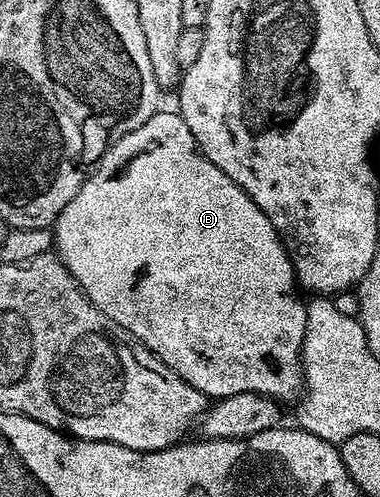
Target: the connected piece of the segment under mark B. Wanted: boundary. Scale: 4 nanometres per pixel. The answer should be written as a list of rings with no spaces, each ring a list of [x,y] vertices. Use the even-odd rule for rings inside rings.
[[[155,112],[151,119],[147,119],[147,123],[143,123],[143,127],[135,127],[135,131],[114,141],[96,168],[86,176],[75,199],[71,199],[67,207],[63,207],[51,228],[57,260],[67,267],[67,271],[71,271],[78,287],[85,292],[87,299],[91,299],[91,303],[95,303],[95,307],[99,307],[102,317],[112,321],[134,342],[151,350],[164,365],[175,371],[175,375],[191,383],[195,391],[210,399],[258,393],[271,397],[278,403],[293,401],[296,397],[298,400],[302,396],[301,348],[307,331],[306,302],[297,298],[297,276],[285,245],[279,239],[275,227],[271,227],[271,219],[267,219],[267,215],[259,211],[259,207],[255,207],[253,200],[238,185],[231,183],[231,179],[227,179],[227,175],[223,175],[223,171],[215,167],[215,163],[211,163],[211,159],[201,154],[201,149],[195,143],[180,112]]]

